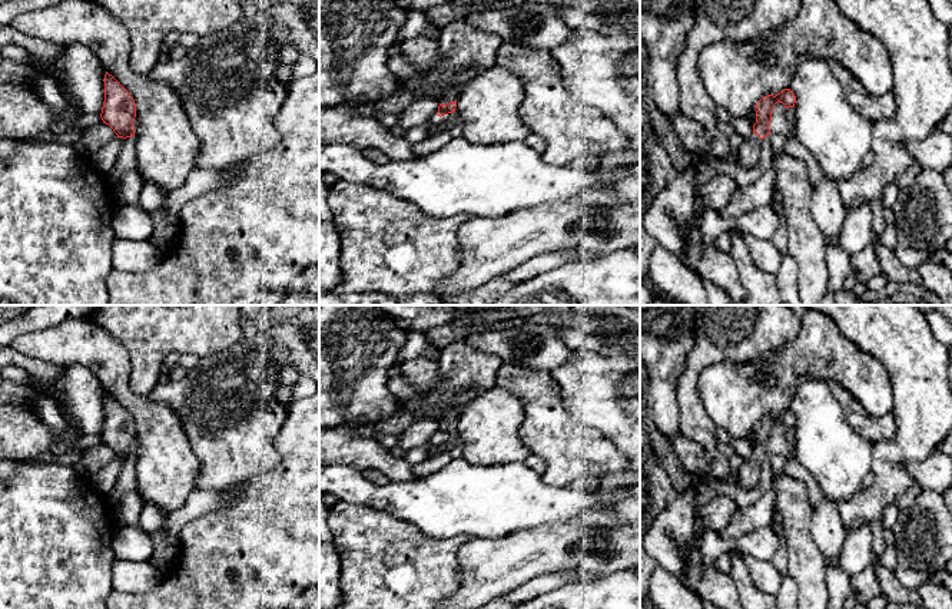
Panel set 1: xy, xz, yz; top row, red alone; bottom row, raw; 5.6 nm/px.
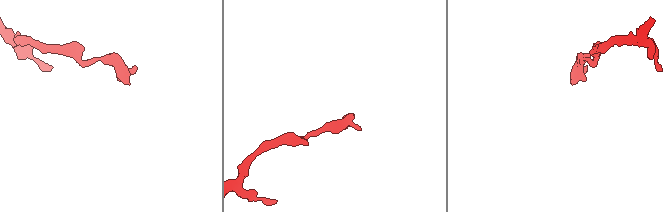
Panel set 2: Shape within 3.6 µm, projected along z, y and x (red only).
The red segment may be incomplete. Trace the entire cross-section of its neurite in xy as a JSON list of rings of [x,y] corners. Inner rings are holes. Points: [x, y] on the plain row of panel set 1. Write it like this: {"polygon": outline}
{"polygon": [[[106,393],[105,395],[105,423],[100,438],[109,446],[117,459],[135,457],[133,443],[136,438],[136,424],[130,414]]]}

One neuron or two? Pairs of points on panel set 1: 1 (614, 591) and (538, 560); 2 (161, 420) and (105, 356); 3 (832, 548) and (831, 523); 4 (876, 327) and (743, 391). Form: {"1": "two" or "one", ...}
{"1": "two", "2": "one", "3": "one", "4": "two"}

